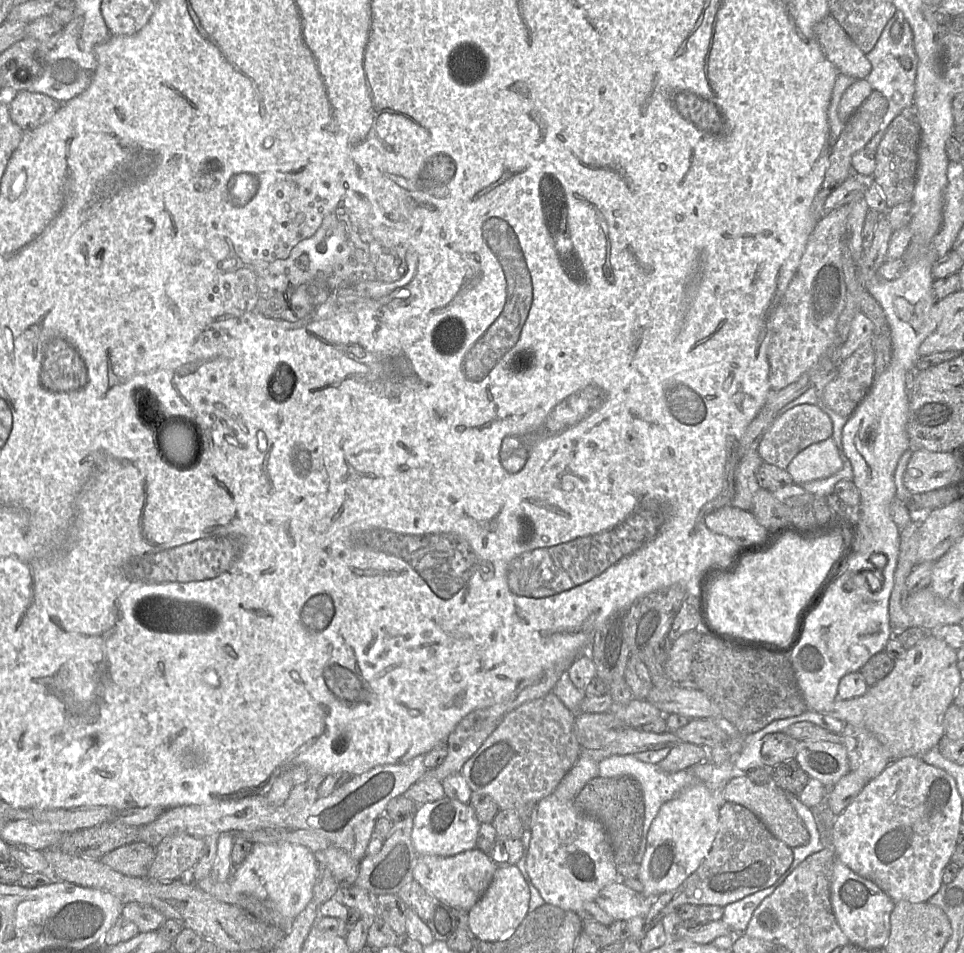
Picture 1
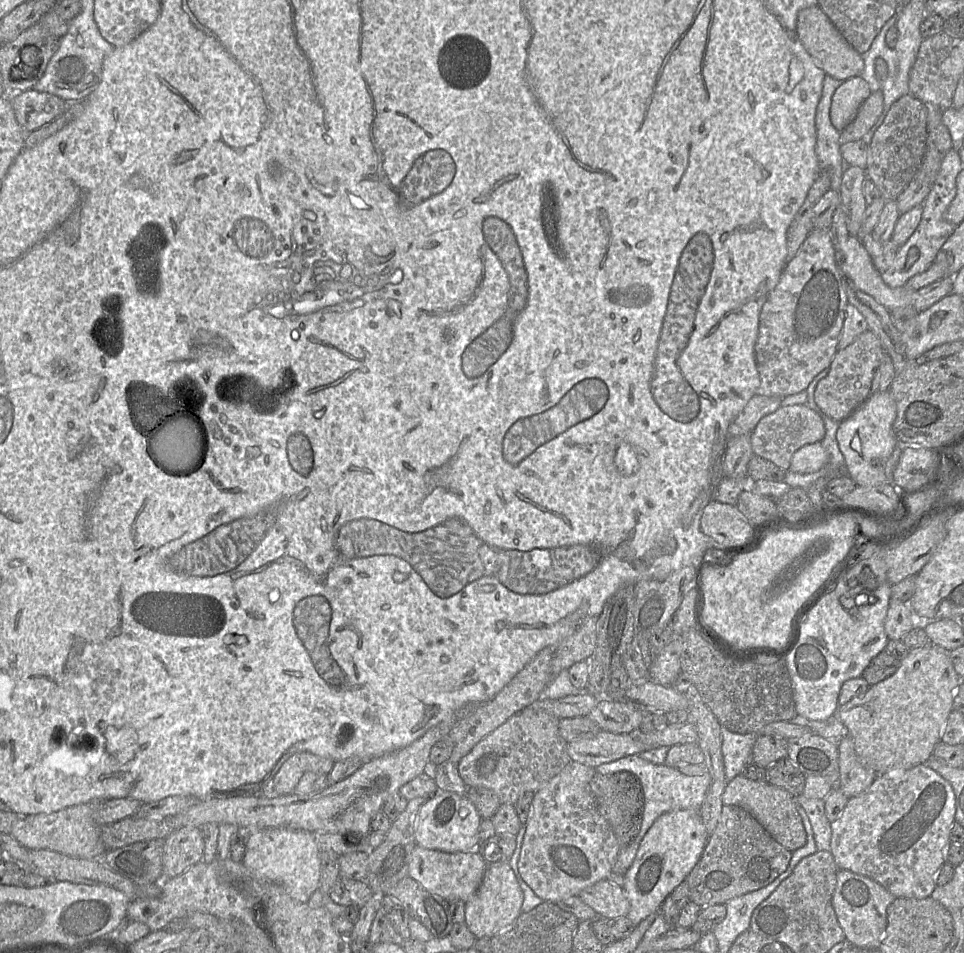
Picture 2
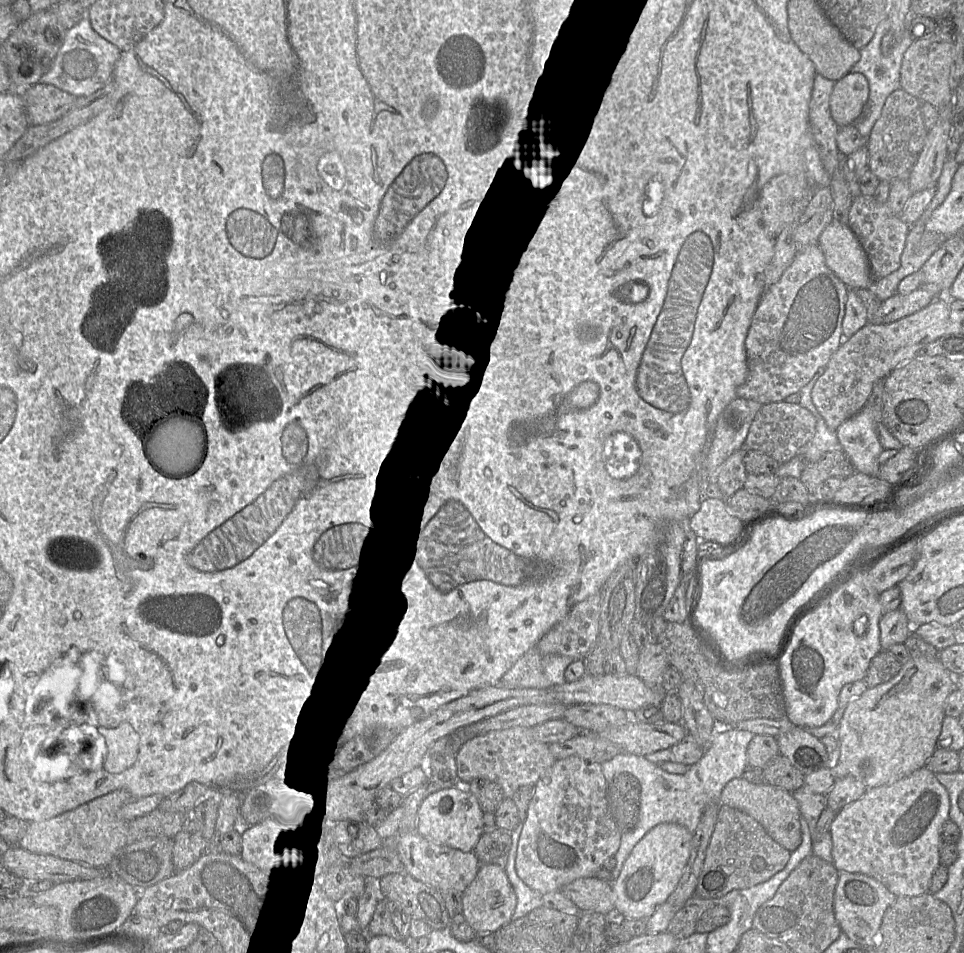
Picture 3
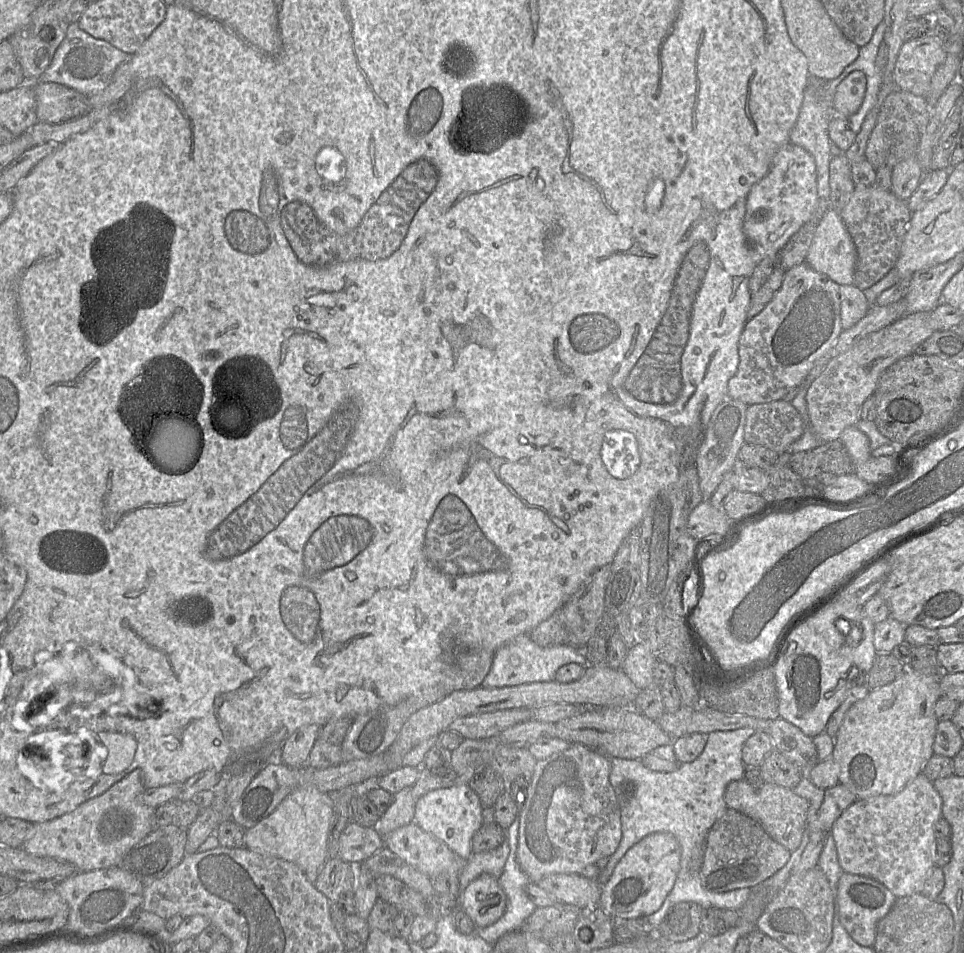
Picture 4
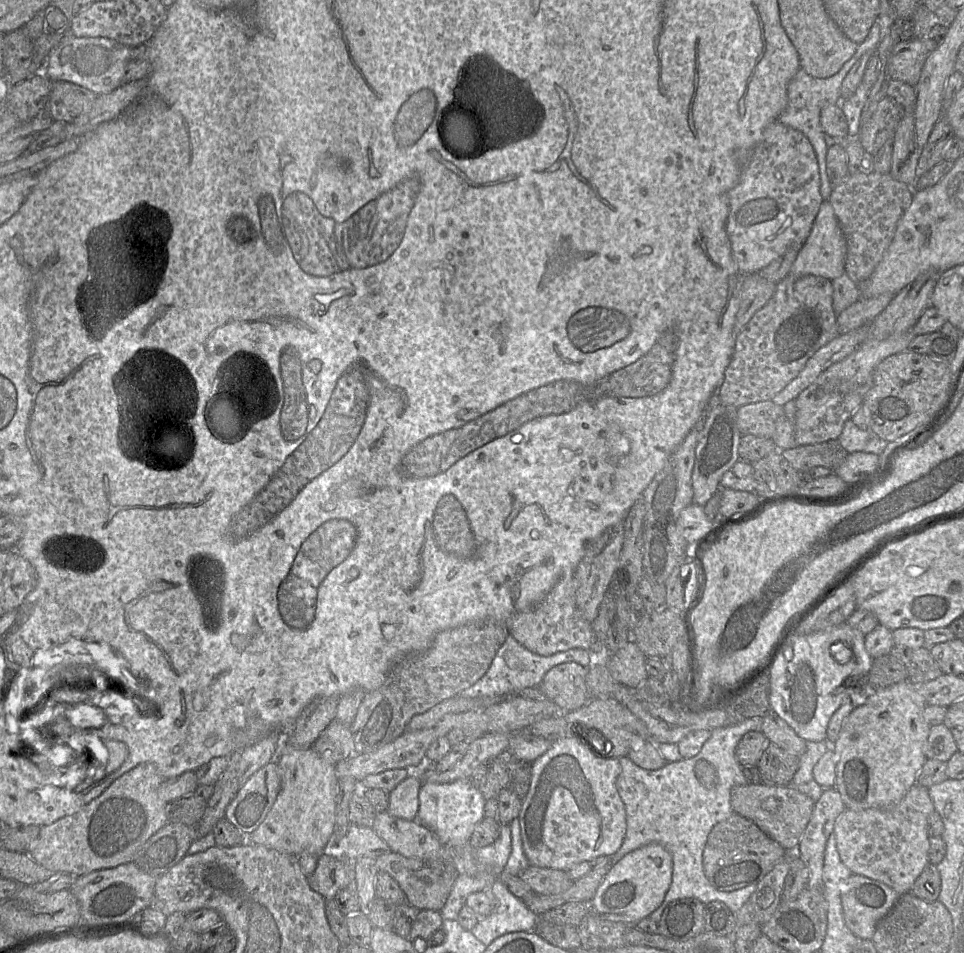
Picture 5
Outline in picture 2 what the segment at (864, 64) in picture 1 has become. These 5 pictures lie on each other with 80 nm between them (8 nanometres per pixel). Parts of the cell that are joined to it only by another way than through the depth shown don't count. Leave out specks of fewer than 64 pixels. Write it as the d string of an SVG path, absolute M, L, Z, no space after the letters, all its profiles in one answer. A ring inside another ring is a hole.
M818 5L799 11L796 35L826 75L840 81L861 75L864 69L862 56L846 41Z

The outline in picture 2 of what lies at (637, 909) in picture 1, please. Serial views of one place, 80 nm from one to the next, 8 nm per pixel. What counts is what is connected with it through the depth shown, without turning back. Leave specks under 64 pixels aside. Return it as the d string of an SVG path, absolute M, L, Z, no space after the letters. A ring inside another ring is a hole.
M606 879L583 889L578 896L604 919L615 920L627 916L630 910L623 888Z

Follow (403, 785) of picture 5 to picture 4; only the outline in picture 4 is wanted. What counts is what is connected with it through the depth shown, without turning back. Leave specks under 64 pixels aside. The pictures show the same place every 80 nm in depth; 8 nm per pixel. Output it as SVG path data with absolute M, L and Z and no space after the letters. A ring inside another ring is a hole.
M412 787L400 790L393 797L393 803L373 827L381 837L414 821L416 800L412 795Z

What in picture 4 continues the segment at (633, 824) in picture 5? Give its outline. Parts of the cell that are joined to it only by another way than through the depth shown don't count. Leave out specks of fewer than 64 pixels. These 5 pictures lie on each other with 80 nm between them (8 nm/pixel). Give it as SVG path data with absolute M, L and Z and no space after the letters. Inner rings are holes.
M752 728L711 732L699 757L692 762L679 763L678 768L672 772L653 771L647 768L641 759L610 758L612 766L609 779L621 806L622 838L612 855L602 857L594 863L601 870L597 878L598 883L604 885L626 852L652 833L671 833L680 845L680 869L675 884L661 907L647 916L654 930L660 925L668 909L678 902L690 901L699 904L702 908L735 910L747 901L751 891L749 888L724 893L705 890L701 885L700 868L706 836L714 823L728 809L724 800L726 787L730 782L744 780L746 769L742 760L742 748L755 732ZM638 778L638 790L627 792L632 780Z

